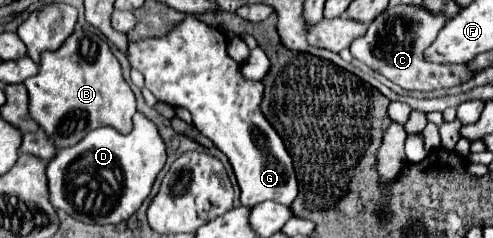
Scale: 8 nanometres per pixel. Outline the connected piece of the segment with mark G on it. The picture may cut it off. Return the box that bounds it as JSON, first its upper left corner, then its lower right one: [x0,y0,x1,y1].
[127,16,299,208]

